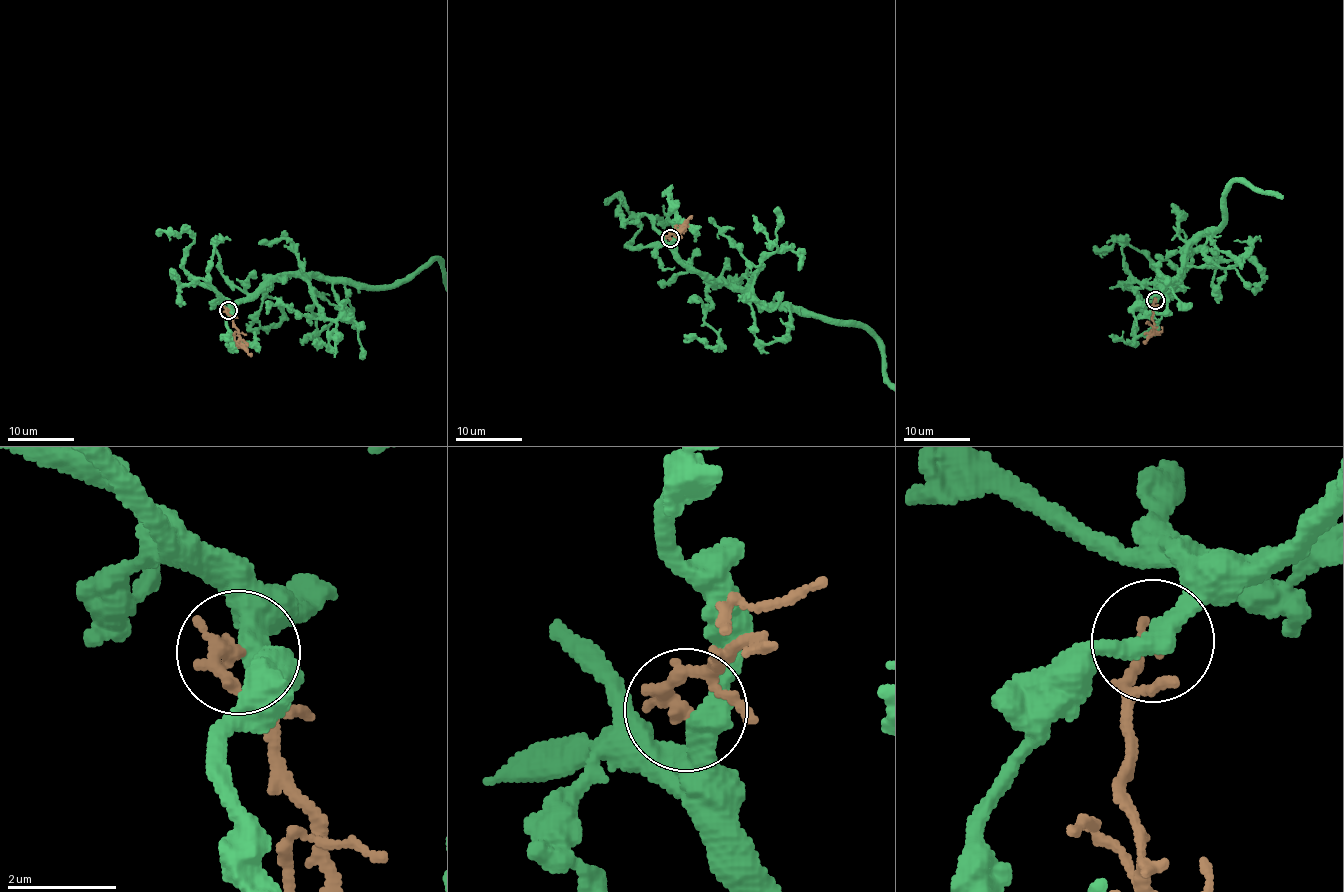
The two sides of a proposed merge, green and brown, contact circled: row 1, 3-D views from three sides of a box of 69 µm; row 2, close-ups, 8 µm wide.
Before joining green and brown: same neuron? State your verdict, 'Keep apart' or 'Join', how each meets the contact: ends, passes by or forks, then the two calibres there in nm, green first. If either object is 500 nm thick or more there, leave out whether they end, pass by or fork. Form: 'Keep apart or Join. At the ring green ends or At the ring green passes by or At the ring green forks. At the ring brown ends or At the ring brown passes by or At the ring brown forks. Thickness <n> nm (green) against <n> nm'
Keep apart. At the ring green passes by. At the ring brown ends. Thickness 400 nm (green) against 280 nm

